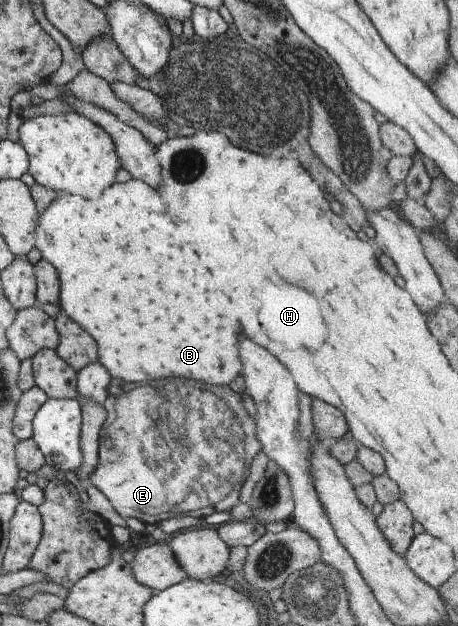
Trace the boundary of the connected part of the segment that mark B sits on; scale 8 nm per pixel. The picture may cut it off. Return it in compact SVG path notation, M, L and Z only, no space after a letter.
M133 179L116 182L96 199L61 193L37 221L34 248L57 270L61 284L58 305L93 336L98 344L97 360L112 378L137 384L185 376L220 387L241 372L239 330L243 326L239 324L239 310L225 294L227 288L215 280L199 257L197 260L195 250L183 242L156 189Z

